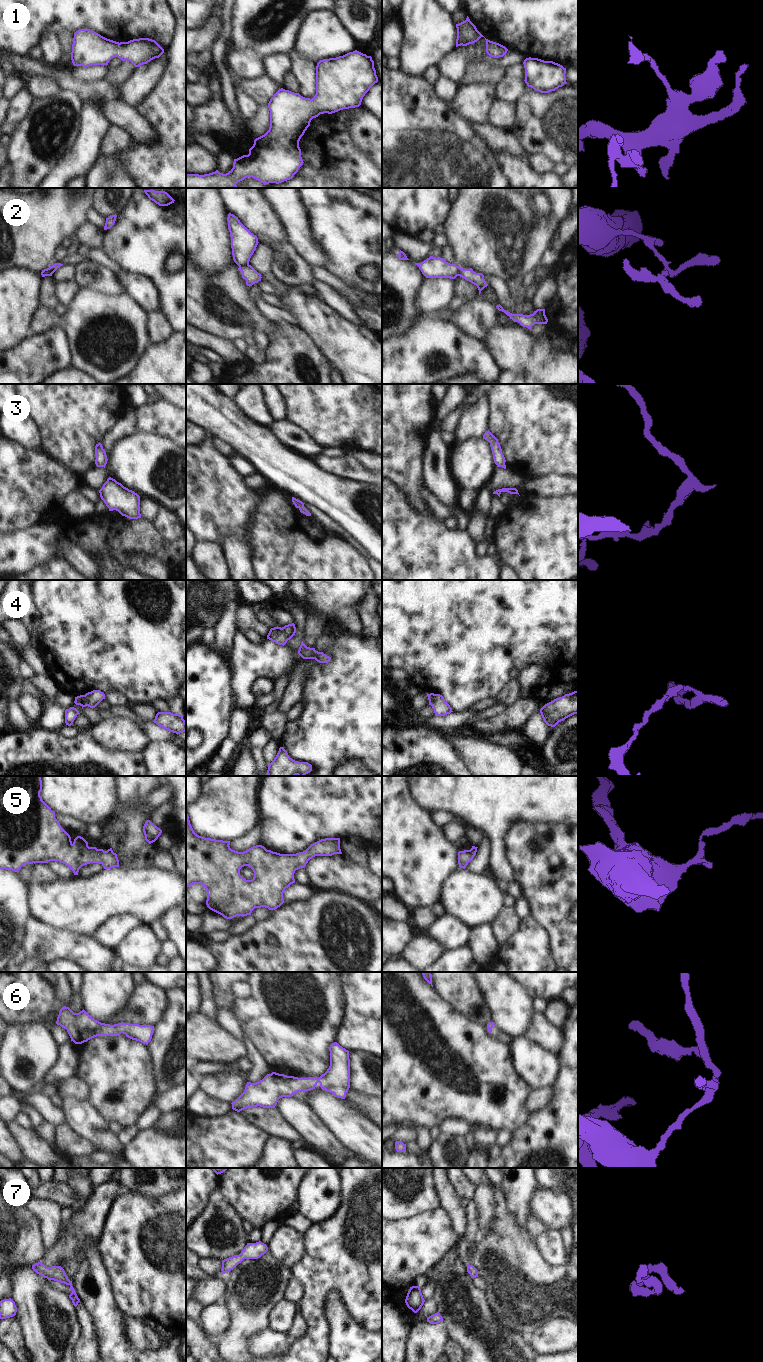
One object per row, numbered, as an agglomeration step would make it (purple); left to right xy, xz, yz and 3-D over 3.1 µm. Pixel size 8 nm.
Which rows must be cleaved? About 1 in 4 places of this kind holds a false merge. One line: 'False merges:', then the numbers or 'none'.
False merges: 2

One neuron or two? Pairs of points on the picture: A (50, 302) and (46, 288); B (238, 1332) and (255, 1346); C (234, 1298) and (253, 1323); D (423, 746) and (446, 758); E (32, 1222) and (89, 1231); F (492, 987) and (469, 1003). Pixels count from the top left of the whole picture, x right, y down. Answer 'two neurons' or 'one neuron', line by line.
A: one neuron
B: two neurons
C: one neuron
D: one neuron
E: two neurons
F: two neurons

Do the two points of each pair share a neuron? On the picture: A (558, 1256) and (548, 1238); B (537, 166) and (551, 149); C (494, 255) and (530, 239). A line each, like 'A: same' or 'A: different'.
A: same
B: different
C: same

